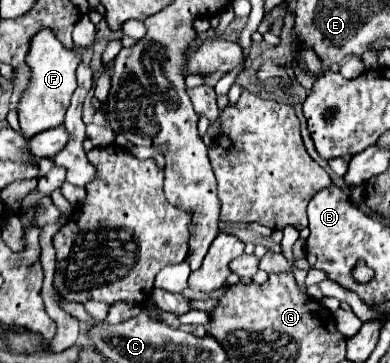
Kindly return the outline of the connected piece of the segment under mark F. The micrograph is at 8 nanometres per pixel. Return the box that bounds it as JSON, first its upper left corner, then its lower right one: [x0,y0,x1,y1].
[17,28,83,138]

